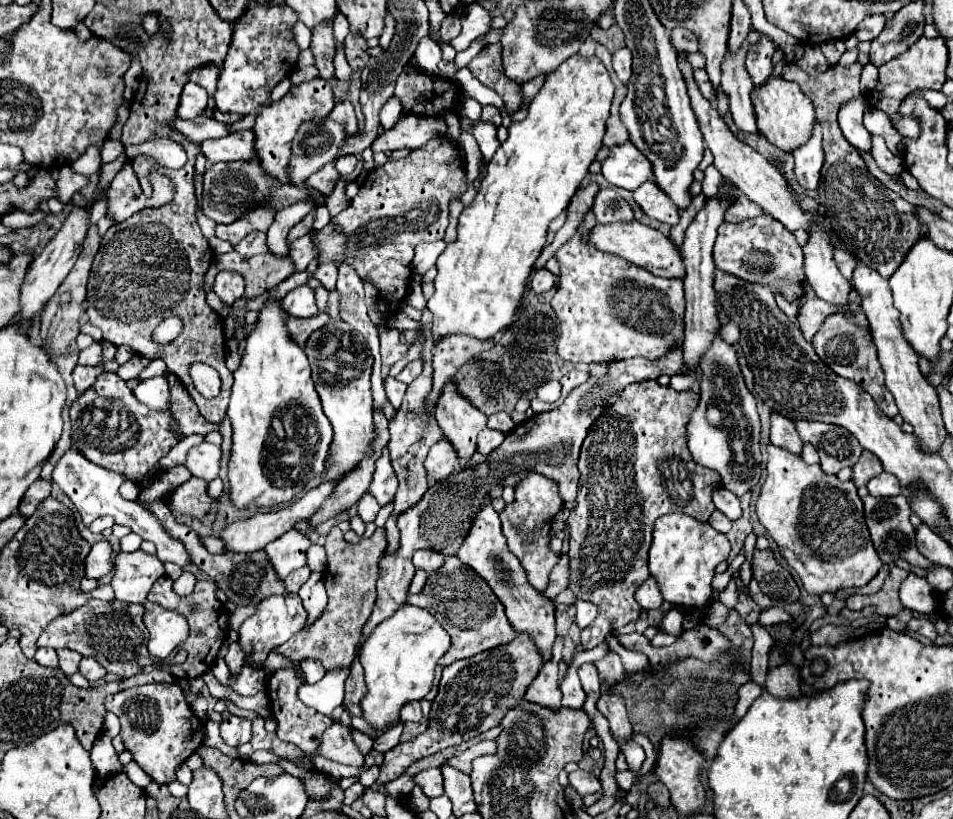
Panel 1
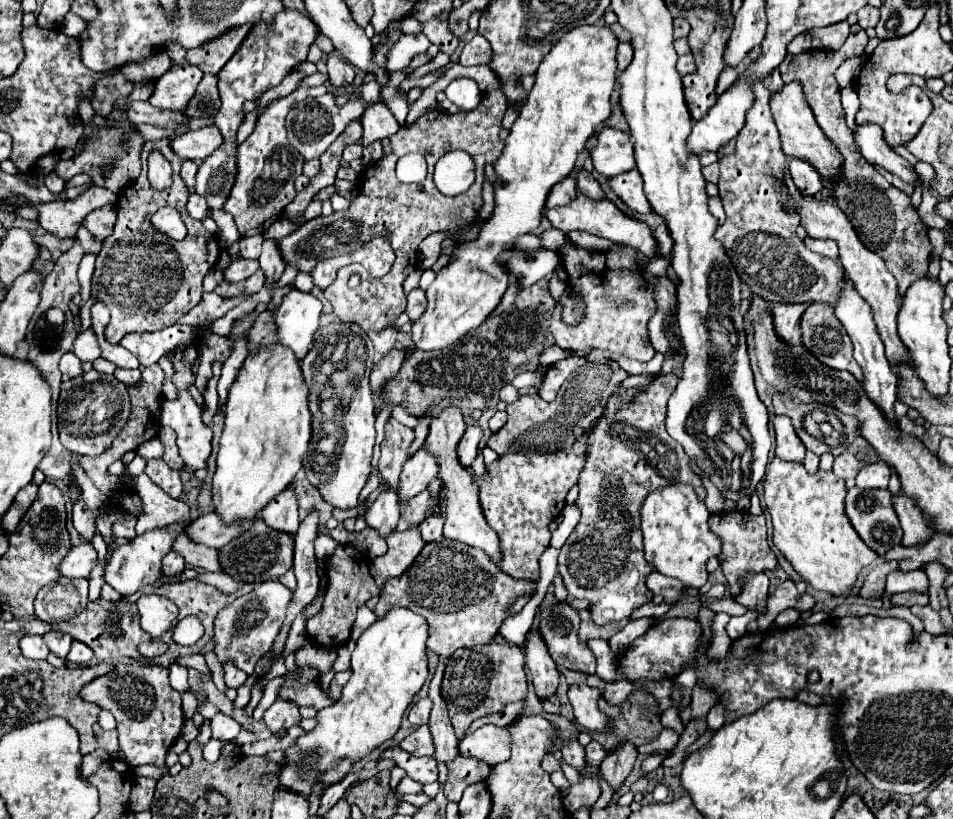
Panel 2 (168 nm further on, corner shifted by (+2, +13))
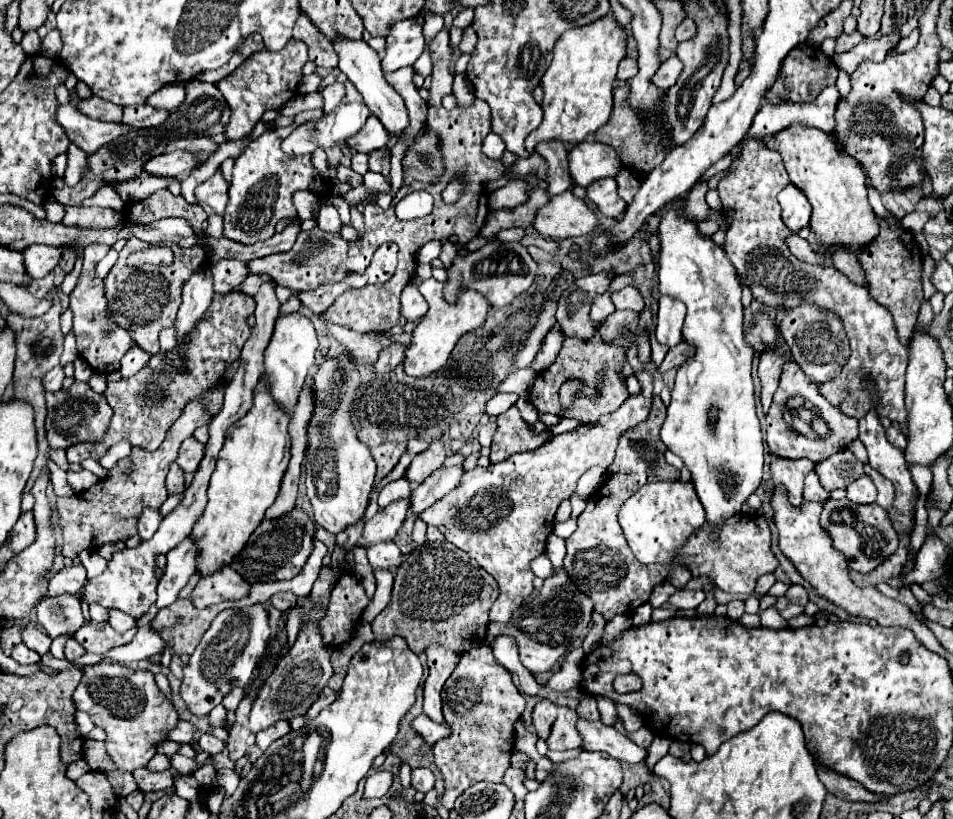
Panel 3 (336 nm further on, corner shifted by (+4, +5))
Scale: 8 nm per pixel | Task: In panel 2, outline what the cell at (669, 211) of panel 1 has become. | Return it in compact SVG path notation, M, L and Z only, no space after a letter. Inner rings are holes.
M636 168L630 170L630 172L624 172L616 178L610 178L610 186L632 210L636 210L640 214L650 214L652 212L652 206L650 206L646 194L644 194L642 176Z

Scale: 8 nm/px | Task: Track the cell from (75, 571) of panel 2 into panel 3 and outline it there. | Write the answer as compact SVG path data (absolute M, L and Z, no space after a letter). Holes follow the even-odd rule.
M66 566L48 582L48 596L60 594L78 594L80 588L86 584L86 570L84 566Z

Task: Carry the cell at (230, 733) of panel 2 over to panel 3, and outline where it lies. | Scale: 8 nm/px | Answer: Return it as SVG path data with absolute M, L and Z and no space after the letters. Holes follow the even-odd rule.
M202 734L198 744L200 744L200 750L204 750L206 754L220 754L224 750L224 744L212 734Z

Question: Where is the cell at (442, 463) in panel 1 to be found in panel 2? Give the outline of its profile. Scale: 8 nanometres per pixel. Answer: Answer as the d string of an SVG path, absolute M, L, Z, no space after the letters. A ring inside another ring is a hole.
M424 446L408 458L400 476L400 500L408 500L422 492L438 476L438 460Z

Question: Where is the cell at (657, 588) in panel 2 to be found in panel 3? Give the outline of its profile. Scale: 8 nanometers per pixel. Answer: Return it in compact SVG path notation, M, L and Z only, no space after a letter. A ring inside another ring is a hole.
M676 590L676 594L670 596L670 606L676 610L688 610L688 608L698 608L700 602L704 600L702 590Z

